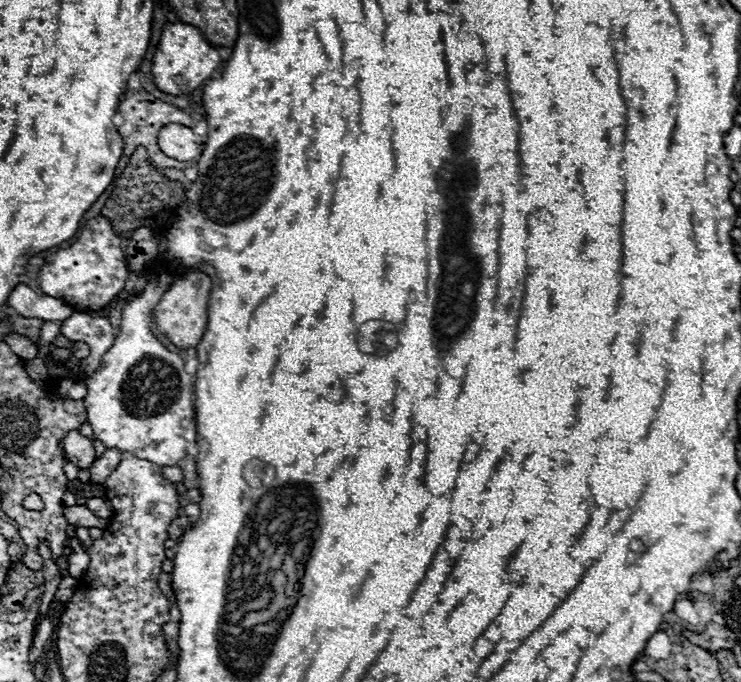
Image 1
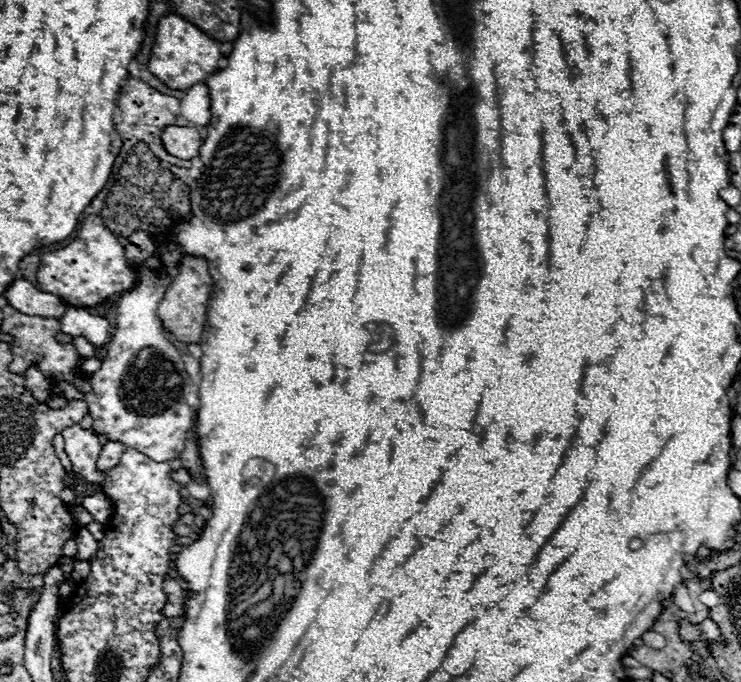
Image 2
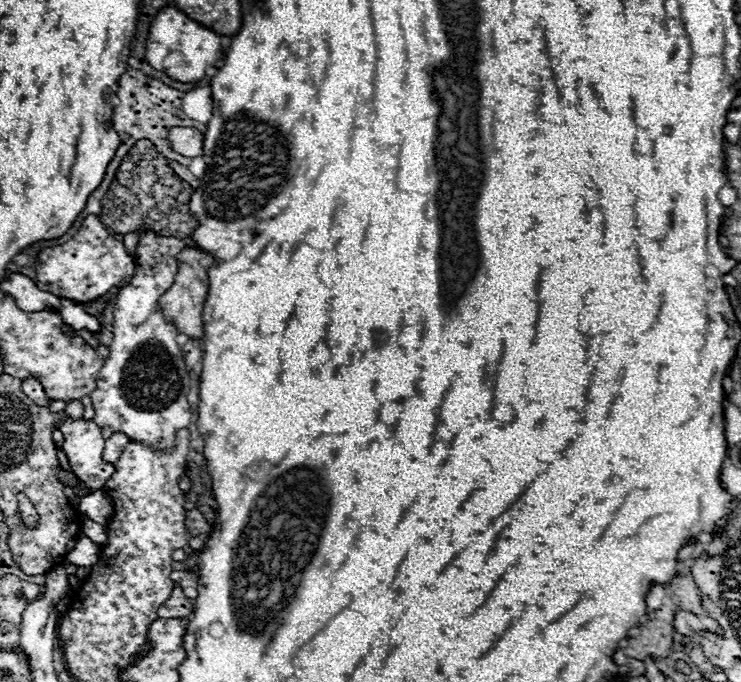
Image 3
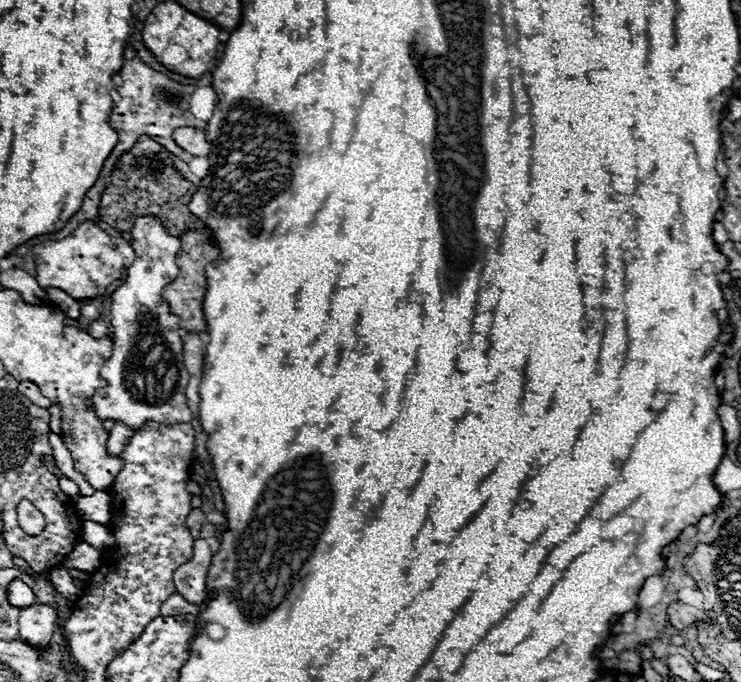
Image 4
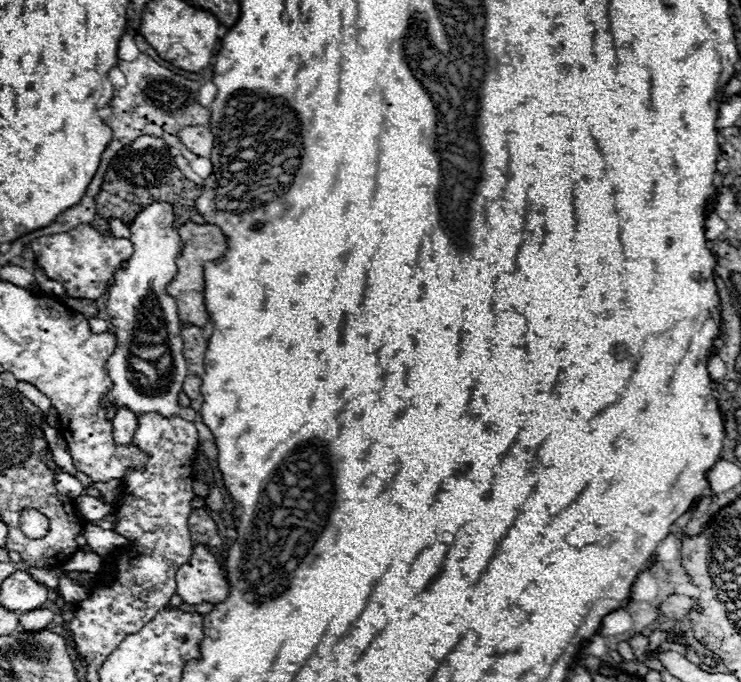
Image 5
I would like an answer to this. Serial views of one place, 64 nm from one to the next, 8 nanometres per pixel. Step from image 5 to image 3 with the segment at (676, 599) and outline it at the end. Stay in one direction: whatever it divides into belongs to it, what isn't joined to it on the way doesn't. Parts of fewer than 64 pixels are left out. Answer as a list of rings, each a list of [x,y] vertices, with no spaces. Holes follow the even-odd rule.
[[[676,610],[674,628],[680,634],[692,634],[692,632],[704,632],[704,630],[718,632],[720,630],[710,616],[696,616],[688,610]]]

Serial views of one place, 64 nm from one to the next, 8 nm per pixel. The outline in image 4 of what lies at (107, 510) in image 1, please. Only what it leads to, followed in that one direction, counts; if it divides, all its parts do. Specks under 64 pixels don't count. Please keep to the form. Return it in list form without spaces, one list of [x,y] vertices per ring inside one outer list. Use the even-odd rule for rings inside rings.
[[[98,490],[92,496],[80,496],[76,500],[76,512],[82,520],[92,520],[92,522],[98,522],[98,524],[106,524],[112,518],[112,500],[102,490]]]

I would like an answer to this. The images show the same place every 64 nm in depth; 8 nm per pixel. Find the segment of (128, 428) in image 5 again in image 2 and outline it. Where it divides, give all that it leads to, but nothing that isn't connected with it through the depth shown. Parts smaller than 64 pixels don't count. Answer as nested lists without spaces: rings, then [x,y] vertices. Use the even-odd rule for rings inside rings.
[[[106,442],[102,448],[102,454],[98,458],[98,468],[100,472],[108,472],[110,468],[114,468],[120,462],[120,454],[124,452],[124,444],[122,442]]]

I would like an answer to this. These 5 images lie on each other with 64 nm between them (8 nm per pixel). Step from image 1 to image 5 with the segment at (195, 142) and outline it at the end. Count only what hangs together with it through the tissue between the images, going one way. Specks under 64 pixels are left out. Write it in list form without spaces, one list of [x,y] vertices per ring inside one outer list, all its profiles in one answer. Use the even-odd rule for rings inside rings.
[[[188,126],[180,130],[180,142],[194,152],[196,156],[210,156],[212,146],[214,146],[214,136],[210,128],[204,126]]]

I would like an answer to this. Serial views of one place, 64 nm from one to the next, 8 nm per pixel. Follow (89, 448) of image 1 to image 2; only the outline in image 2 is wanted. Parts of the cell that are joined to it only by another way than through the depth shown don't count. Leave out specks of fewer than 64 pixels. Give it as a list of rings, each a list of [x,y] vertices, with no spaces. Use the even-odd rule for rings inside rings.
[[[72,424],[70,428],[64,428],[64,450],[72,462],[72,470],[76,476],[80,476],[86,482],[102,484],[106,474],[98,472],[96,460],[102,452],[100,434],[94,428],[82,428],[80,424]]]

